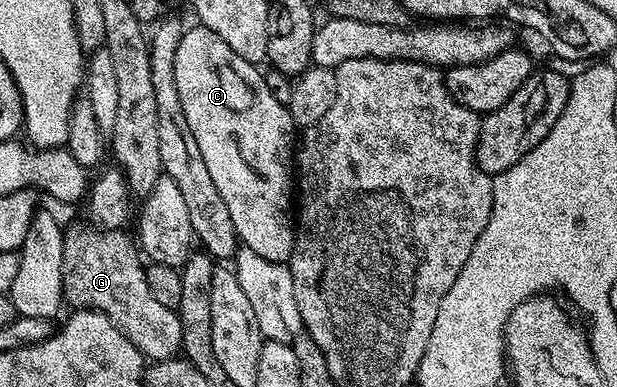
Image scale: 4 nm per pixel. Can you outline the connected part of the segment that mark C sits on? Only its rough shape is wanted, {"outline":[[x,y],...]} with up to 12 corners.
{"outline":[[200,23],[173,72],[238,242],[288,262],[295,126]]}

